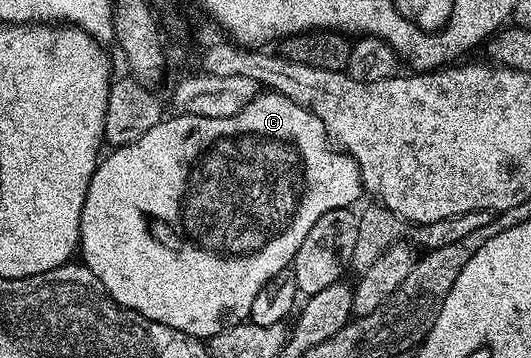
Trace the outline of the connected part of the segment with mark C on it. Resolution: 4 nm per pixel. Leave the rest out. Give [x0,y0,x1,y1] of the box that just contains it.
[80,92,364,340]

